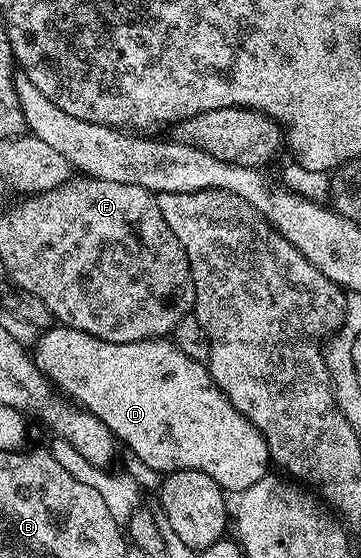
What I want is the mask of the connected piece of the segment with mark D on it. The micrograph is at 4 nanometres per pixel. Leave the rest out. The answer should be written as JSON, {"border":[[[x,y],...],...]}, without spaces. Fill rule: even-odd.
{"border":[[[56,324],[51,330],[45,330],[39,335],[34,347],[34,357],[41,372],[47,375],[59,391],[62,391],[69,399],[75,400],[103,424],[106,424],[106,428],[113,434],[117,443],[124,445],[125,442],[129,446],[127,449],[130,453],[142,460],[144,464],[149,465],[150,468],[160,471],[164,476],[173,474],[176,470],[206,472],[206,476],[215,480],[220,485],[221,490],[239,492],[250,488],[250,484],[258,484],[258,480],[262,480],[270,472],[268,445],[264,437],[258,432],[258,428],[254,428],[254,424],[250,420],[246,420],[246,416],[242,416],[242,412],[238,412],[238,408],[234,408],[234,404],[230,404],[230,400],[220,391],[218,384],[212,379],[212,373],[208,370],[207,365],[198,360],[190,360],[190,356],[186,356],[186,352],[182,352],[182,348],[178,348],[176,343],[167,337],[114,344],[110,340],[98,340],[98,336],[90,336],[78,328]]]}

